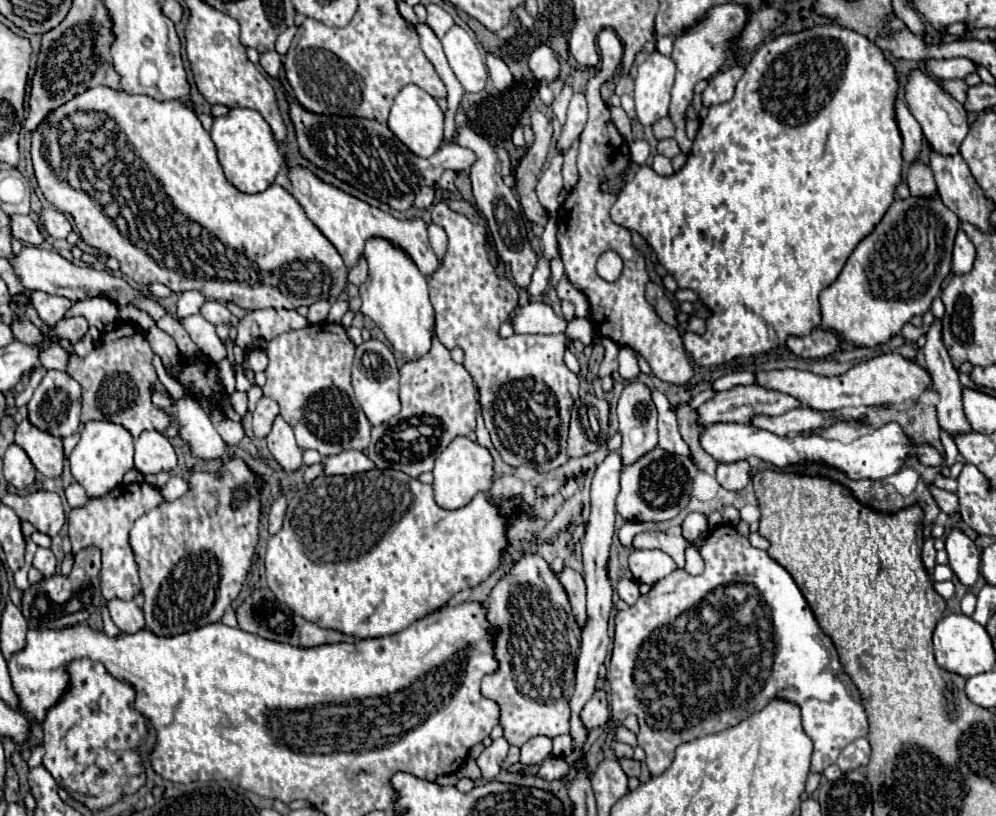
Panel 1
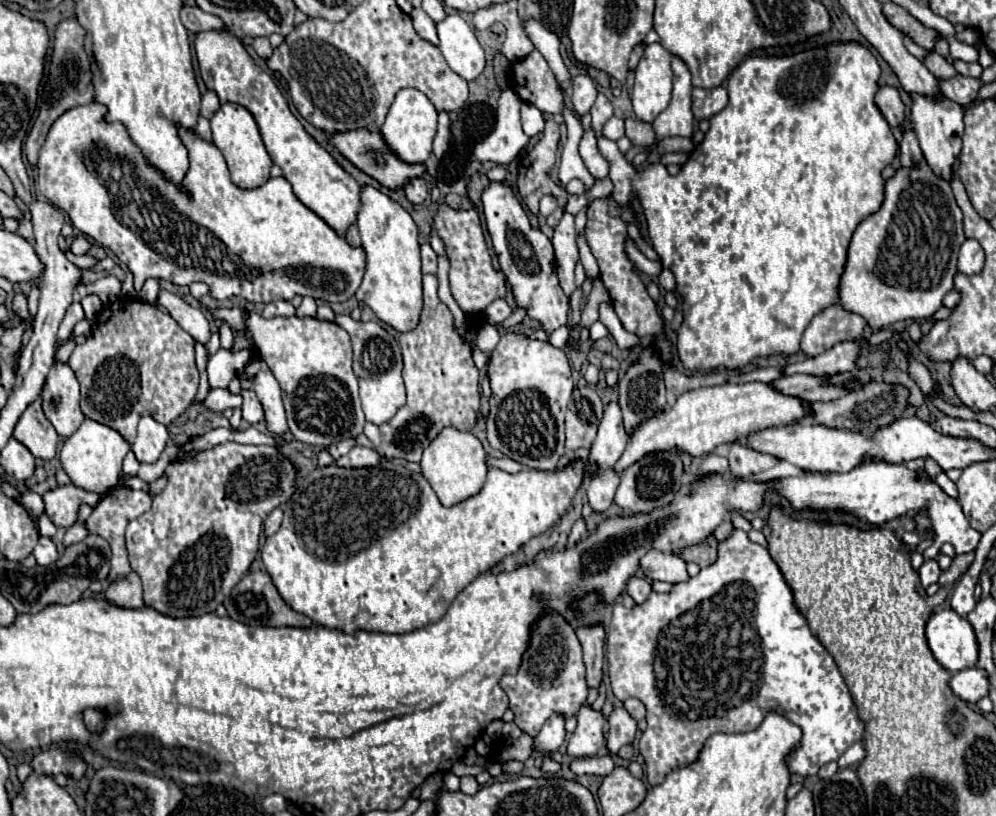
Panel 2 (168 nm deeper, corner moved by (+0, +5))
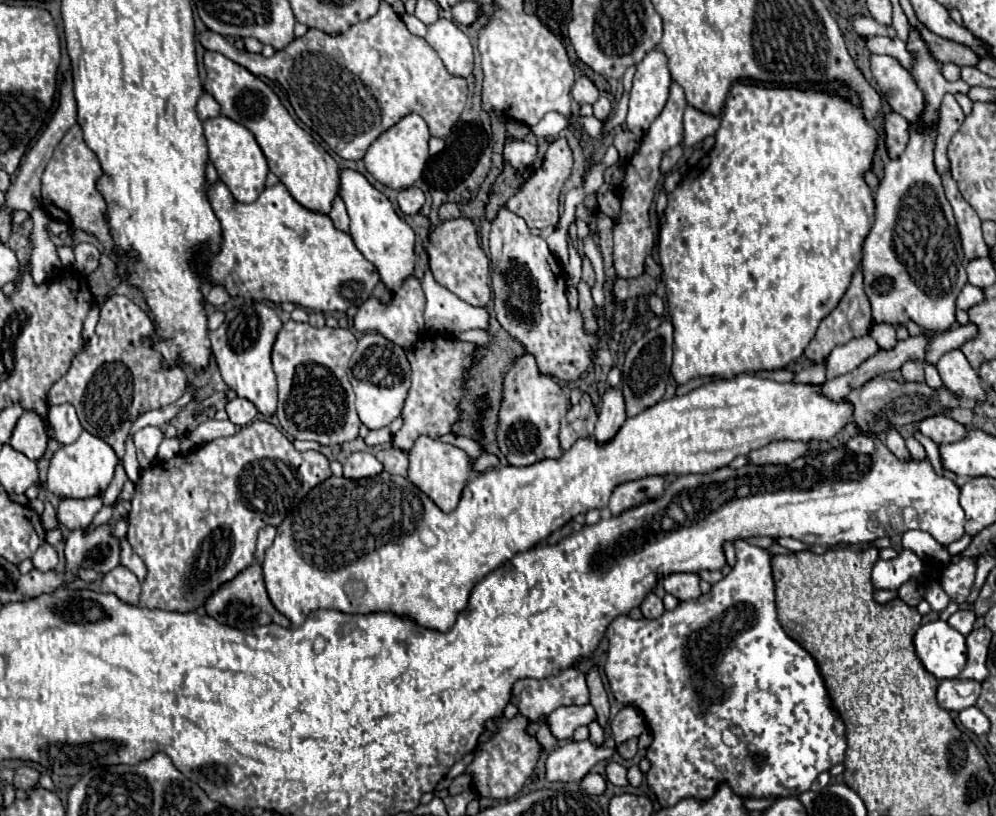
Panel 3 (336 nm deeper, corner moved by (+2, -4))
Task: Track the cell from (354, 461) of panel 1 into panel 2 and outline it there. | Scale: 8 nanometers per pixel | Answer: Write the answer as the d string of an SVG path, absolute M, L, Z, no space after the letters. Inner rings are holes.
M355 446L351 448L349 454L341 456L337 460L337 466L343 468L367 468L367 466L377 466L379 464L379 454L373 448L365 448L365 446Z

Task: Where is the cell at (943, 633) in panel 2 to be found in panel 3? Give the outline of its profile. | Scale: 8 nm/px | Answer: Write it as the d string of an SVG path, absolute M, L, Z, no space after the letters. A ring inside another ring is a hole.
M945 621L921 625L913 637L915 653L935 679L957 677L967 663L965 637Z

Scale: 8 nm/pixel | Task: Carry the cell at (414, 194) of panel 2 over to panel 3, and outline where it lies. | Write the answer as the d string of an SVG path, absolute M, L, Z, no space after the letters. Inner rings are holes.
M407 187L403 191L399 191L397 195L397 203L399 203L399 209L405 213L405 215L415 215L421 211L423 207L423 201L425 201L425 195L421 189L417 187Z

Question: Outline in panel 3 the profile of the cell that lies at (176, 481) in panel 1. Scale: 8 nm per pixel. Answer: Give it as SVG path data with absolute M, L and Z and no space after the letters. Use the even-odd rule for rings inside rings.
M111 295L101 305L99 323L95 327L95 335L89 341L89 347L77 355L71 363L67 375L63 375L49 391L49 403L61 405L71 403L77 411L77 417L85 431L103 439L115 451L119 465L115 469L115 481L103 493L103 503L113 505L117 495L127 481L123 469L125 455L125 437L131 423L151 409L163 409L165 405L181 399L187 387L185 373L181 367L173 367L167 371L163 367L163 357L151 347L143 347L141 339L153 333L153 321L147 313L137 307L125 295Z

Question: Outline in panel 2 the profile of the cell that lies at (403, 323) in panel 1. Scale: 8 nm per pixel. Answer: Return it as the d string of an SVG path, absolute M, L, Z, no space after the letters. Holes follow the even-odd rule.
M363 186L361 202L363 206L357 216L357 226L367 254L367 268L355 296L359 302L367 304L381 322L397 332L411 332L415 324L419 324L423 308L417 226L397 202L371 186Z

